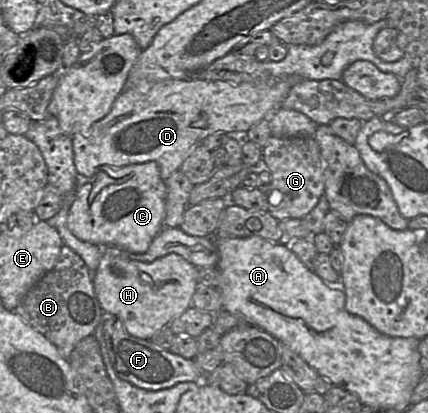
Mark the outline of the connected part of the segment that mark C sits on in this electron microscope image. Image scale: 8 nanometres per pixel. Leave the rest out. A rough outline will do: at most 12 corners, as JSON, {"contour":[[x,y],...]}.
{"contour":[[155,161],[100,166],[67,227],[83,242],[145,253],[163,227]]}

